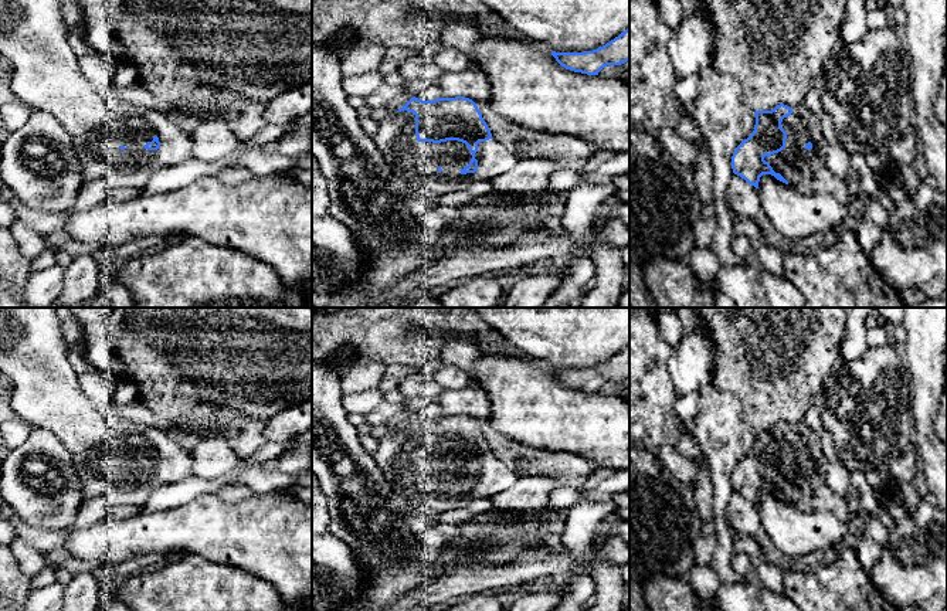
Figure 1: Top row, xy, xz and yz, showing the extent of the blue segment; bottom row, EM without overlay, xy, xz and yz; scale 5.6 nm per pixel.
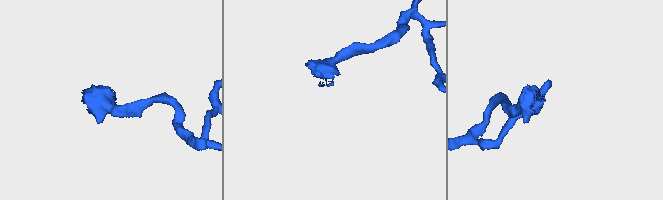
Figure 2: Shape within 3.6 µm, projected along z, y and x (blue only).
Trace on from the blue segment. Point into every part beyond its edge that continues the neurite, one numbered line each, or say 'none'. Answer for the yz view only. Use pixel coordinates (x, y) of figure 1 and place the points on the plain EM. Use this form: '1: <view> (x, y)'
1: yz (794, 479)

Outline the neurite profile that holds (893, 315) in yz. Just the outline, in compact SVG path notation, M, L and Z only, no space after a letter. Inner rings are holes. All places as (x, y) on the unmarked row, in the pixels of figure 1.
M873 308L873 312L893 326L903 323L904 308Z

